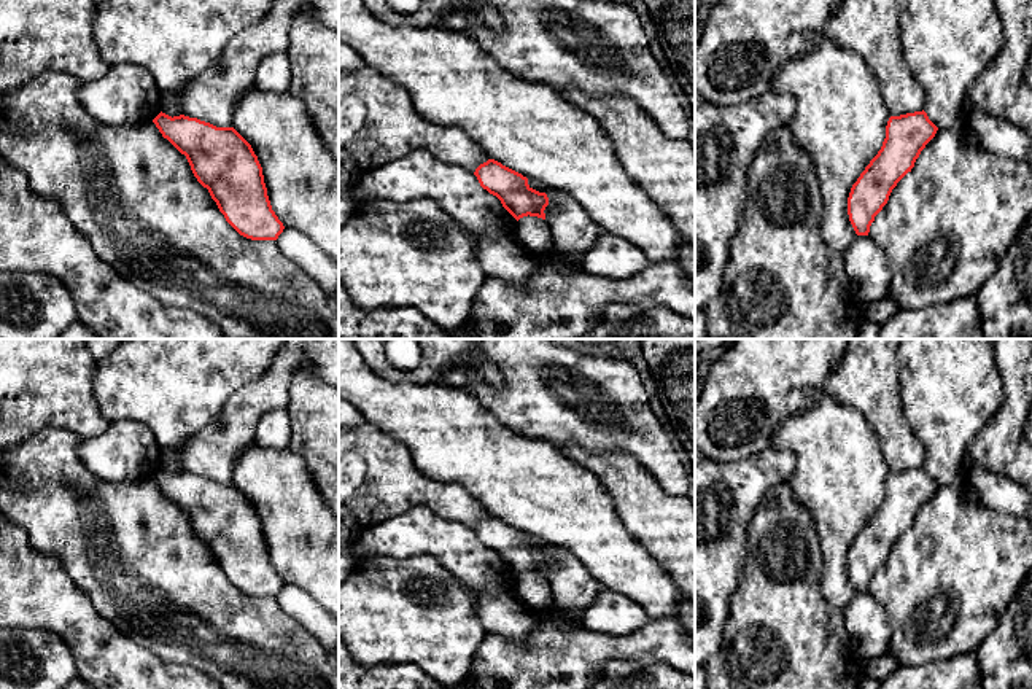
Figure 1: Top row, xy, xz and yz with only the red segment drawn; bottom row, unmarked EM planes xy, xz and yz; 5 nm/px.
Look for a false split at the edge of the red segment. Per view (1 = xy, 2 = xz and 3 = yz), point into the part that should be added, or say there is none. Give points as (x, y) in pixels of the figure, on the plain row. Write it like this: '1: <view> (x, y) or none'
1: none
2: none
3: none

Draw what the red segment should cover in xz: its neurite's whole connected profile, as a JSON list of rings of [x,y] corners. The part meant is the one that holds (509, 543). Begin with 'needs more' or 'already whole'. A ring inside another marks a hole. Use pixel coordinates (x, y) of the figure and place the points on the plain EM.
already whole; [[[488,516],[475,525],[474,531],[480,543],[496,552],[517,578],[528,571],[545,576],[547,551],[533,546],[522,530]]]

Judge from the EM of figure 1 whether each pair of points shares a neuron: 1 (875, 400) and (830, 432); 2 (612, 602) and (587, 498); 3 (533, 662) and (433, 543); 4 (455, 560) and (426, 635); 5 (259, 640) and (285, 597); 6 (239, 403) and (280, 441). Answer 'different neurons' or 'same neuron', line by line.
1: different neurons
2: different neurons
3: different neurons
4: different neurons
5: different neurons
6: different neurons

